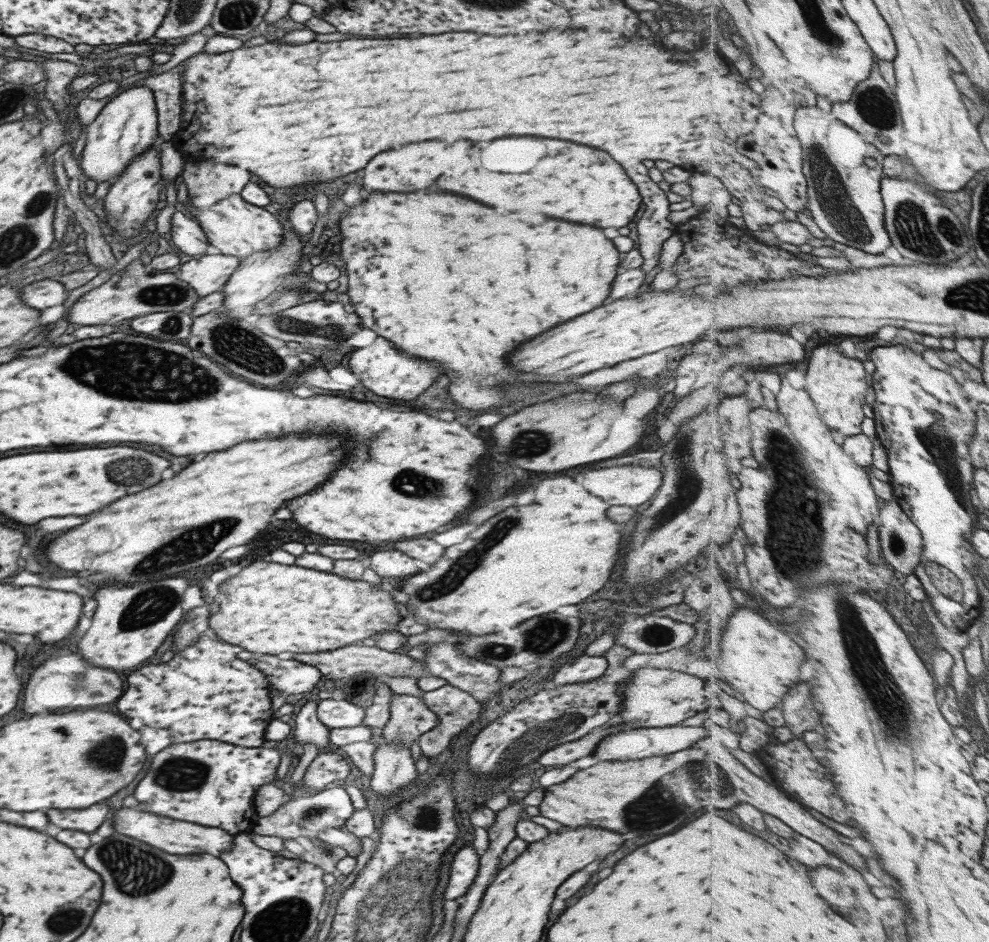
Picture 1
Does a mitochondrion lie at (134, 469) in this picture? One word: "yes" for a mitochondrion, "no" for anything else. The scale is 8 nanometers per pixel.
yes

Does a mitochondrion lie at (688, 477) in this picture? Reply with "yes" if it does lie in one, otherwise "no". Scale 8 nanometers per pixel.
yes

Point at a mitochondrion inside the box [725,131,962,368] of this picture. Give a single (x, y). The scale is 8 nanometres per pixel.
(833, 197)

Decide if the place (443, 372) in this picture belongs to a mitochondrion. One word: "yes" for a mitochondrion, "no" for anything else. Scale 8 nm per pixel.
no

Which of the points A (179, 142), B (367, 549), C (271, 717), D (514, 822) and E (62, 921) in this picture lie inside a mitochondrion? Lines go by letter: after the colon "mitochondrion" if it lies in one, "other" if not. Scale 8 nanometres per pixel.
A: other
B: other
C: other
D: other
E: mitochondrion

